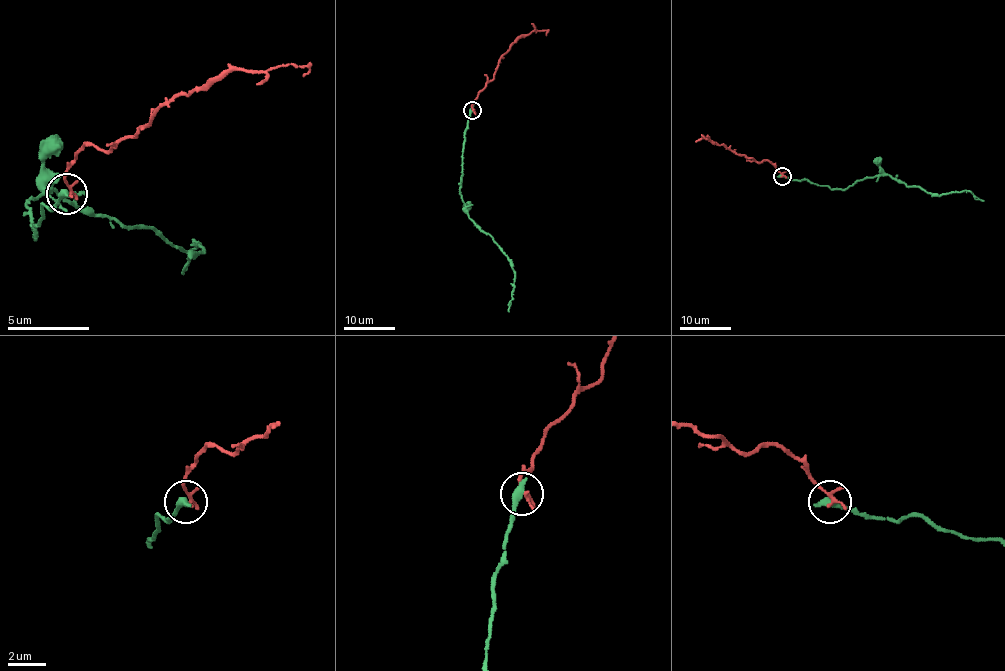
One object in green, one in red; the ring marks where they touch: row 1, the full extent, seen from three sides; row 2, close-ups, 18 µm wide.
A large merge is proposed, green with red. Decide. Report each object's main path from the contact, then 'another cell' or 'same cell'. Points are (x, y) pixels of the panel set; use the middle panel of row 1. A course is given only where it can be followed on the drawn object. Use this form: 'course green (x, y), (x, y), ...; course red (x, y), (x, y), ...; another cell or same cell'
course green (472, 109), (463, 148), (460, 186), (464, 210), (510, 262), (514, 273), (509, 311); course red (473, 109), (472, 104), (494, 77), (497, 63), (509, 48), (532, 31), (545, 30), (546, 35); another cell

